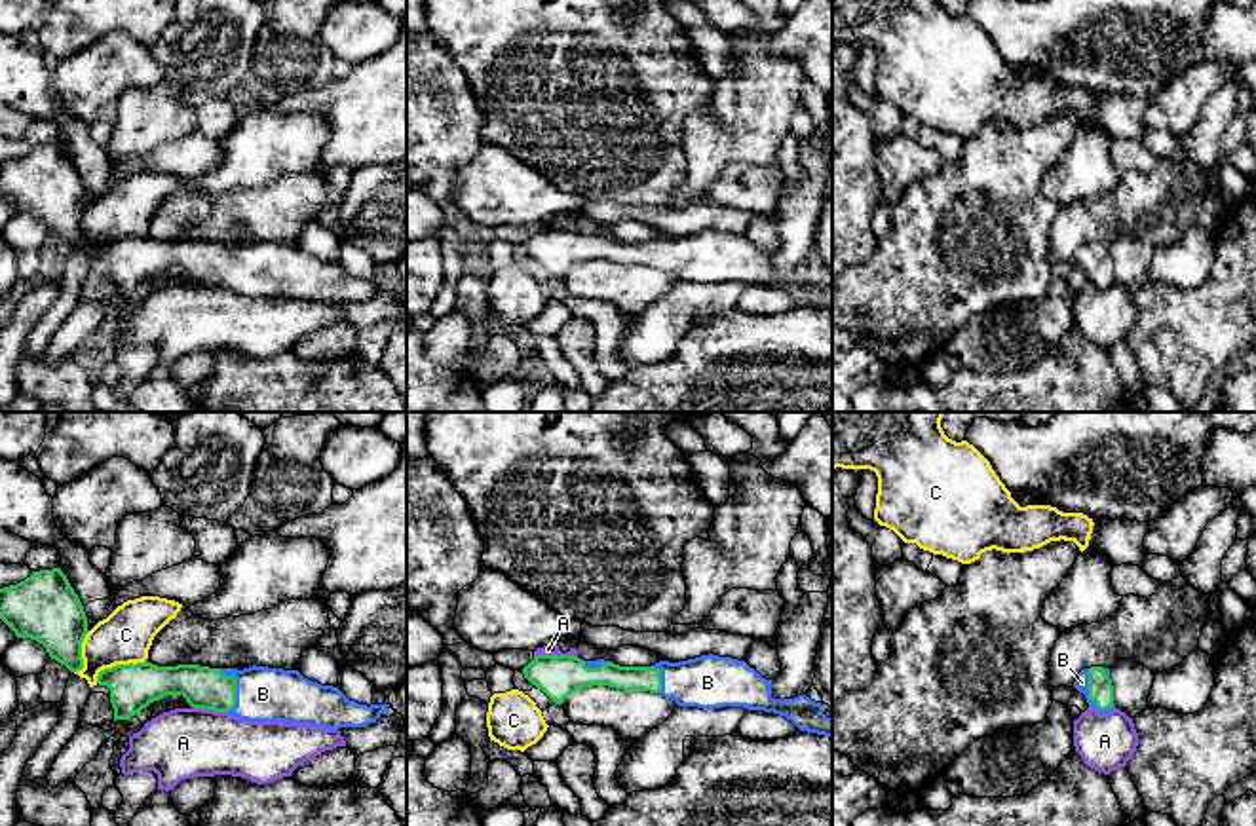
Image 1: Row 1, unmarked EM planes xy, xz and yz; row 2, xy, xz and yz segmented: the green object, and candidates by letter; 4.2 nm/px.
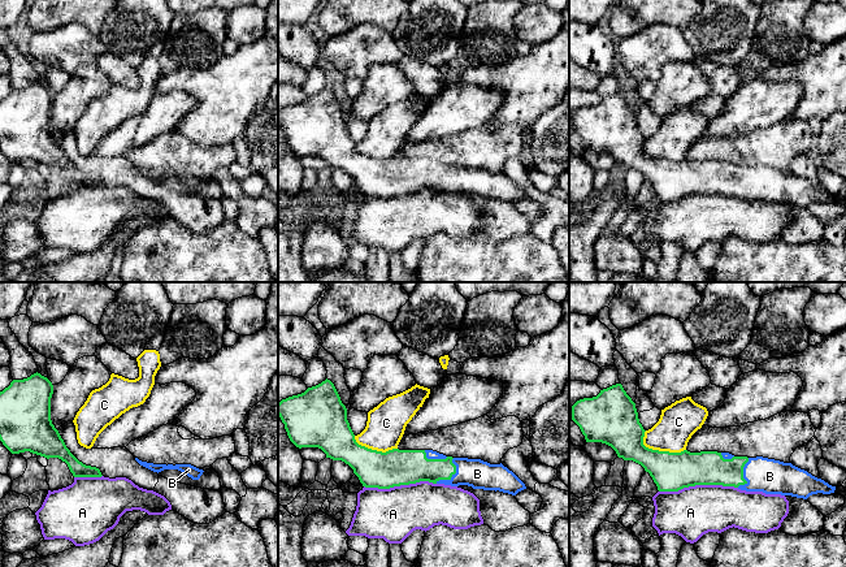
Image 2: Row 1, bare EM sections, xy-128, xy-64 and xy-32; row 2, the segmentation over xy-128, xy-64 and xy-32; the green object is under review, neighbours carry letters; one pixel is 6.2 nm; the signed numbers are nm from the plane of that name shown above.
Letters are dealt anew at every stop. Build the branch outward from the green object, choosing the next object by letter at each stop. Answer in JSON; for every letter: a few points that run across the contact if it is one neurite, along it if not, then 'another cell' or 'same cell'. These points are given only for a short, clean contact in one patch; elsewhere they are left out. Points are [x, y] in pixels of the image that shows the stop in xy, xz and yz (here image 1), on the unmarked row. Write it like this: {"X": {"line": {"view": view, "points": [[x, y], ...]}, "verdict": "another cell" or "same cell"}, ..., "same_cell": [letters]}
{"A": {"line": {"view": "xz", "points": [[534, 228], [572, 228], [576, 232]]}, "verdict": "another cell"}, "B": {"line": {"view": "yz", "points": [[1101, 264], [1089, 270], [1082, 257]]}, "verdict": "same cell"}, "C": {"verdict": "another cell"}, "same_cell": ["B"]}

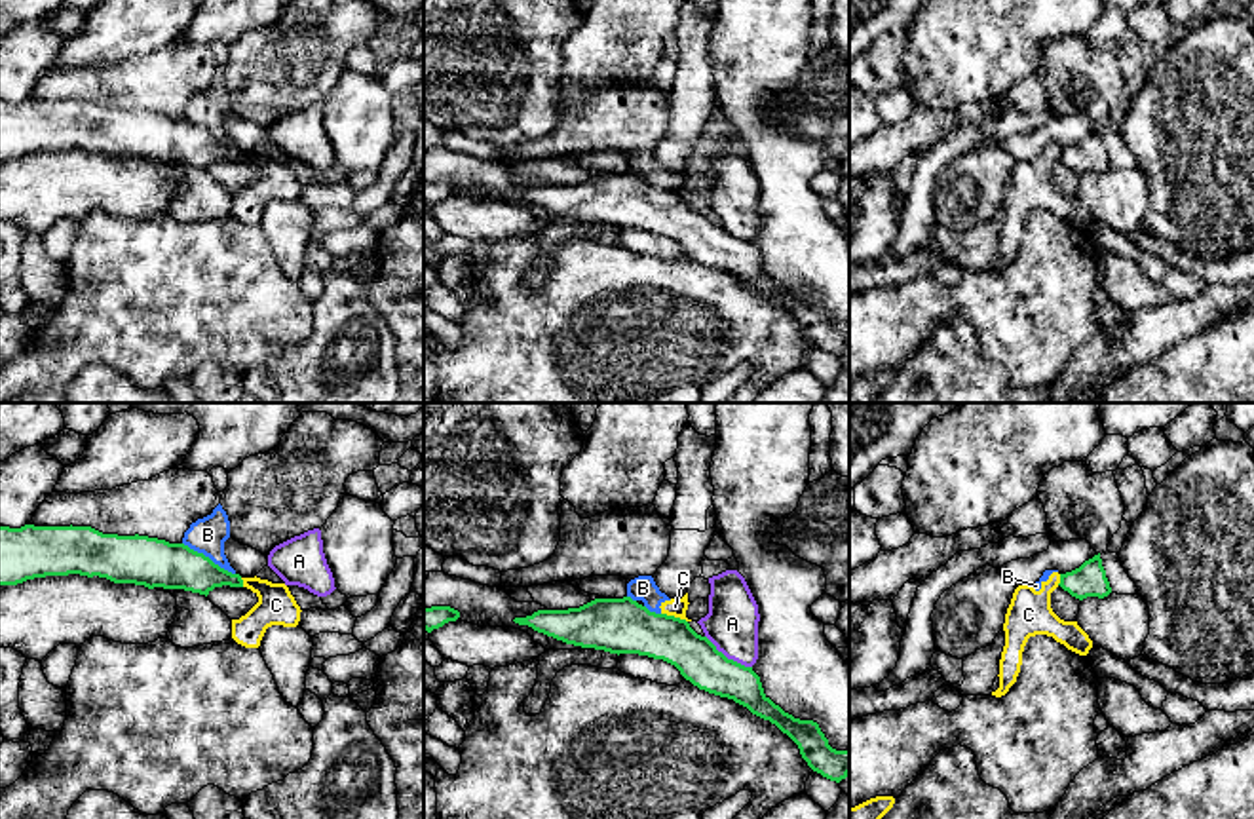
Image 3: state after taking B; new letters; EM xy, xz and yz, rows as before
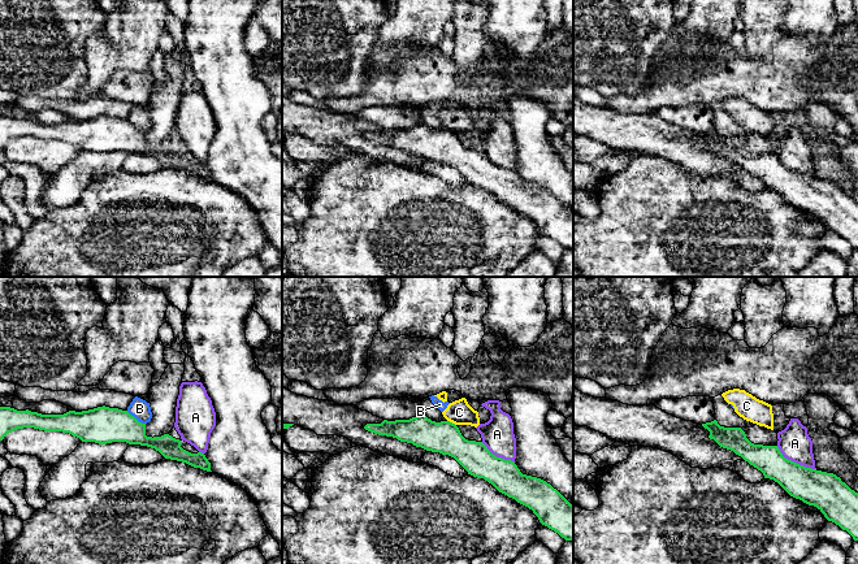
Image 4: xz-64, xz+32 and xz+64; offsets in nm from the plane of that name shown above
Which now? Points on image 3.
{"A": {"verdict": "another cell"}, "B": {"line": {"view": "xy", "points": [[183, 116], [234, 149]]}, "verdict": "another cell"}, "C": {"line": {"view": "xz", "points": [[662, 187], [686, 196]]}, "verdict": "another cell"}, "same_cell": []}

